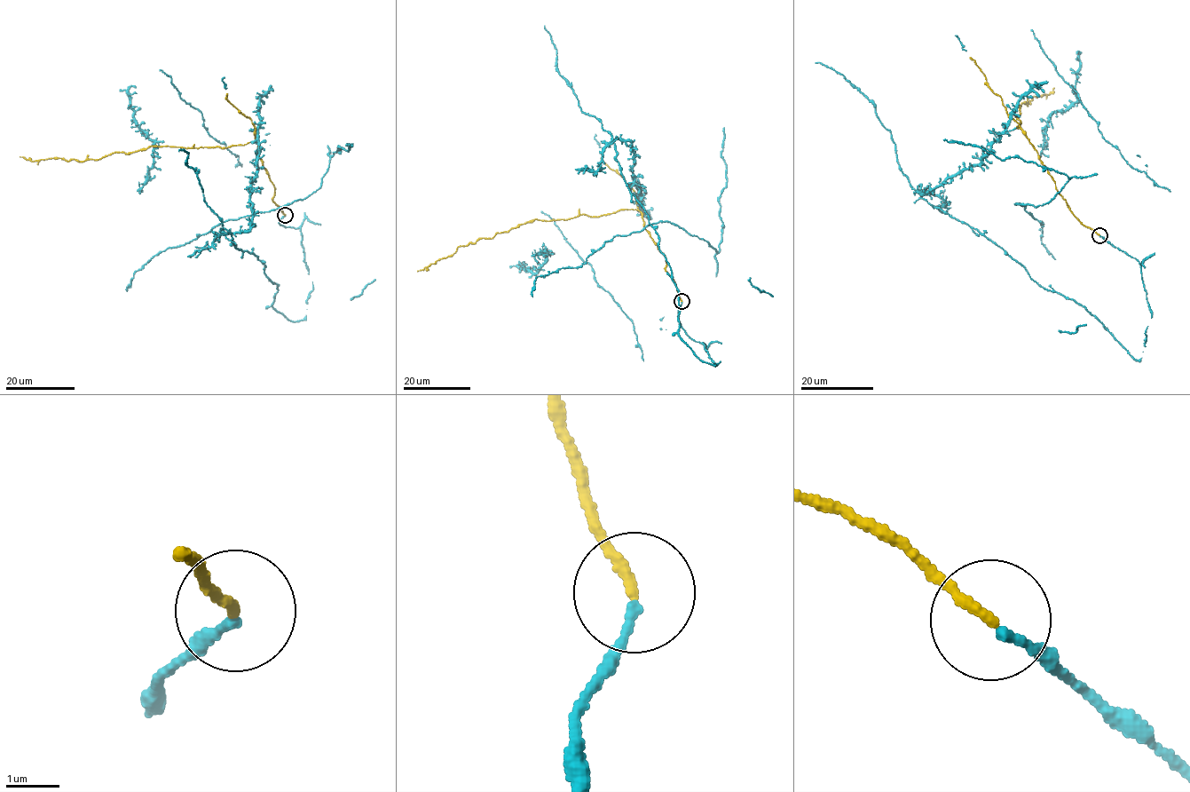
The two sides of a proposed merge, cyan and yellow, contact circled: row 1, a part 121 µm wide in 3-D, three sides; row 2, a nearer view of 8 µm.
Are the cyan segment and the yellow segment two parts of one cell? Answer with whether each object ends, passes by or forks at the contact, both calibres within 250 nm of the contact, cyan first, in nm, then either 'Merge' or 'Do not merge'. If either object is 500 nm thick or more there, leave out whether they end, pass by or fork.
At the ring cyan ends. At the ring yellow ends. Thickness 160 nm (cyan) against 200 nm. Merge

